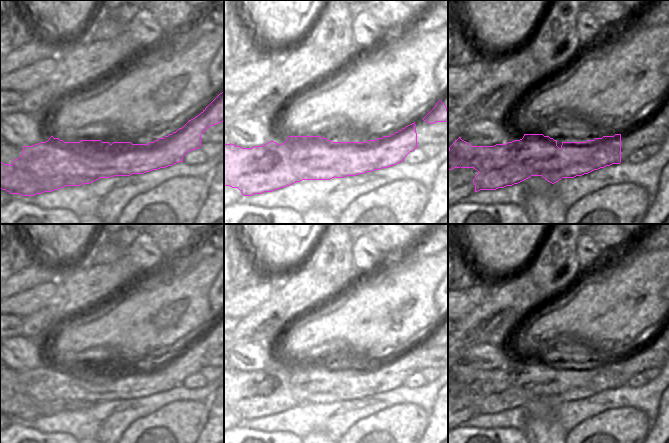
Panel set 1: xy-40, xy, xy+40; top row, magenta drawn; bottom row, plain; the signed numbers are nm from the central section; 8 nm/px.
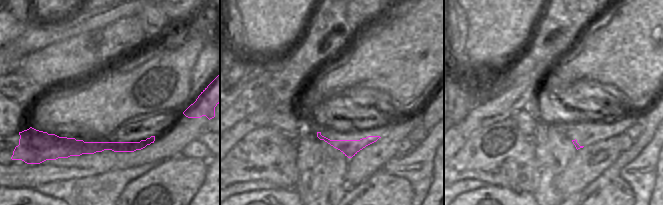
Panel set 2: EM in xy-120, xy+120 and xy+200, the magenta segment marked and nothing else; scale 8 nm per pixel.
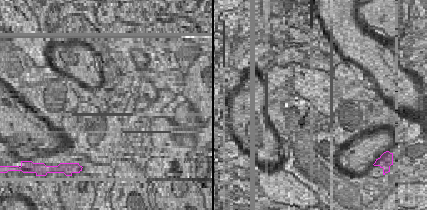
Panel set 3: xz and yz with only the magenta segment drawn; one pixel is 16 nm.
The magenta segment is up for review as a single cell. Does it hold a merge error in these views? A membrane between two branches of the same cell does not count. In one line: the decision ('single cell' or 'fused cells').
fused cells

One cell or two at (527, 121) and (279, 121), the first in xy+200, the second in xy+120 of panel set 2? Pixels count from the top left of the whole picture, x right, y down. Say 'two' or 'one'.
one

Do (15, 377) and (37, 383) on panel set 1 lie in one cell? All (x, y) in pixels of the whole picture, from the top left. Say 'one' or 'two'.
one

